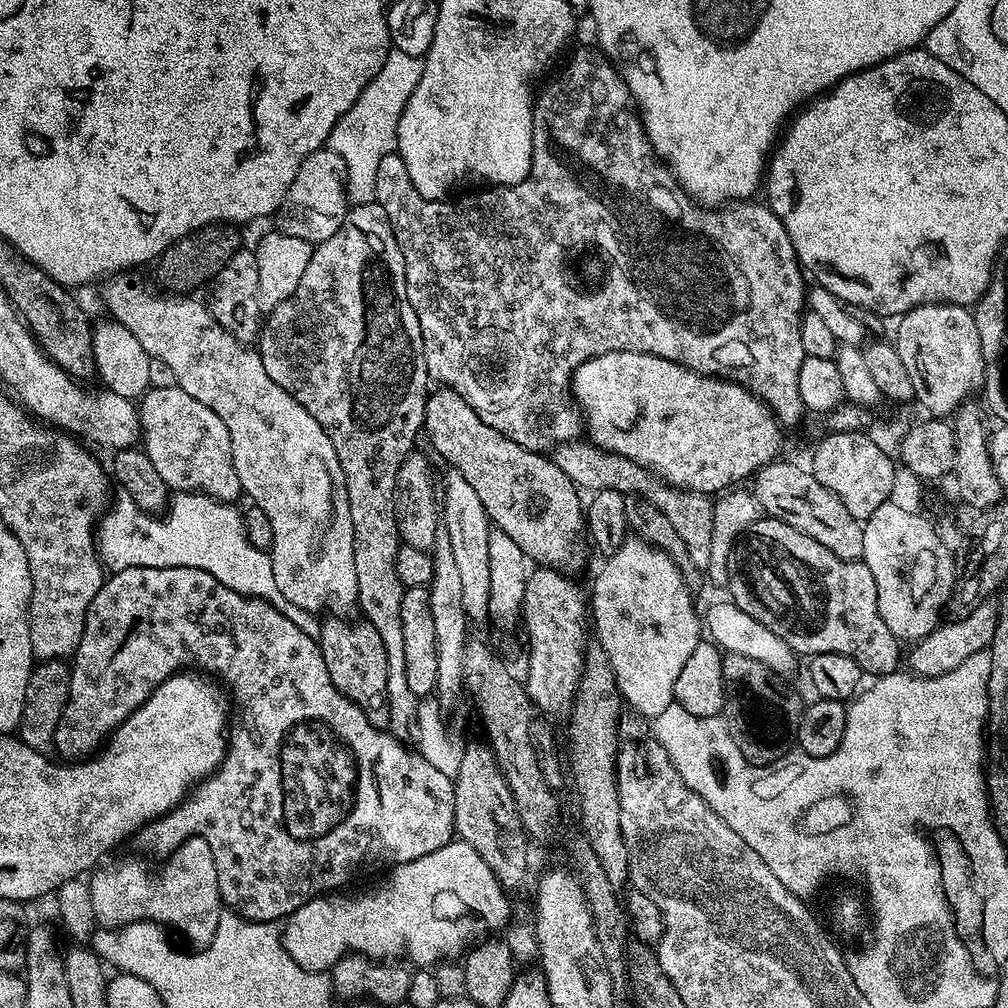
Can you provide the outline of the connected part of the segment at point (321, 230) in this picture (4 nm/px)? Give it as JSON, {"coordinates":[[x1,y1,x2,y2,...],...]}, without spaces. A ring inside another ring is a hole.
{"coordinates":[[327,146,314,150,302,166,298,166,298,174,294,174,294,182,290,182,290,190,286,190,286,198,280,211,274,217,279,231,290,238,302,238,313,246,330,238,340,229,348,216,350,201,344,179,344,163,334,150]]}

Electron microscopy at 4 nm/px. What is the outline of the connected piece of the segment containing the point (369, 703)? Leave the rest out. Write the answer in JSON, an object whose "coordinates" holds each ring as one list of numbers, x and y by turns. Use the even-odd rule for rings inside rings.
{"coordinates":[[329,615,325,620,328,621,318,631,318,643,326,670,330,670,330,682,334,682,340,693,350,698,362,714,366,714,375,728,387,729,390,702,386,694,386,650,382,647,378,630,360,618,352,621,352,618]]}

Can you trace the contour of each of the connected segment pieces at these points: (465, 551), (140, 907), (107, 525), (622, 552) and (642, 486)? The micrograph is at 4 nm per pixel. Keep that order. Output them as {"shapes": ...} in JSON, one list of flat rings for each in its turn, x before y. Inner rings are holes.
{"shapes":[[[449,471,442,484,442,526,450,534,450,547,454,550,454,559,458,565,462,581,462,606,469,621,488,620,488,595,490,594,490,562,486,546,490,542,490,530,493,525,478,494,462,478,460,472]],[[200,834,192,835,182,842,157,872,148,872,140,860,101,863,86,880,97,925,123,926,135,920,153,920,169,929,177,928,192,943,189,945,197,949,208,945,218,928,222,901,220,875,218,870,214,870,214,854,210,854,208,840,202,837]],[[178,492,169,499,166,511,162,518,159,515,143,512,136,505,135,500,127,494,120,494,120,497,111,501,110,507,101,515,96,530,96,551,100,553,100,562,104,565,109,573,121,572,127,568,197,568,198,570,206,570,206,574,214,574,214,578,218,578,218,582,222,582,222,586,230,586,230,590,234,590,243,596,250,596,271,602,277,610,282,614,286,614,286,618,290,618,294,622,294,626,304,628,306,622,306,614,298,606,294,606,294,602,286,602,286,598,282,595,282,590,278,590,278,586,274,583,274,570,272,569,271,555,265,549,255,548,246,538,244,533,244,518,241,509,235,503,215,500,212,496,204,496,200,492]],[[628,538,605,560,608,561,601,566,592,592,590,588,590,620,596,623,595,639,610,658,623,703,641,712,636,713,641,717,655,718,674,702,674,682,678,682,682,665,690,659,694,646,702,639,702,616,700,612,696,613,696,604,692,601,694,592,661,547,639,538]],[[580,438,566,444,555,445,551,449,550,459,558,466,558,470,562,470,562,474,566,474,566,478,570,478,570,482,576,484,577,489,585,493,614,490,625,497,640,496,646,502,653,503,658,510,666,514,667,518,670,518,671,525,682,538,695,564,702,569,707,569,710,562,710,538,714,526,714,514,712,513,713,501,705,493,688,492,685,488,676,488,638,462,602,450,596,444,585,442]]]}

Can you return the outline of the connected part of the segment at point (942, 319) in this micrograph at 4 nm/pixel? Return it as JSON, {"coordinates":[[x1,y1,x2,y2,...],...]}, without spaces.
{"coordinates":[[923,304,899,317,894,343,902,363,914,382,916,400,932,418,948,418,973,394,984,387,984,359,982,342,978,338,975,315,962,304]]}

